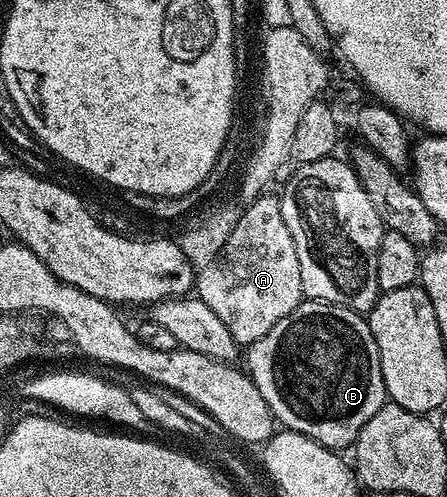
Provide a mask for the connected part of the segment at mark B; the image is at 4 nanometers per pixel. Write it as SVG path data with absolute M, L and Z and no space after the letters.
M302 300L291 315L279 319L263 339L248 346L249 366L247 372L253 378L259 395L281 421L286 430L307 435L323 447L334 451L345 451L356 441L363 423L387 404L385 384L379 367L379 351L371 335L368 320L342 305L329 305L325 301Z

